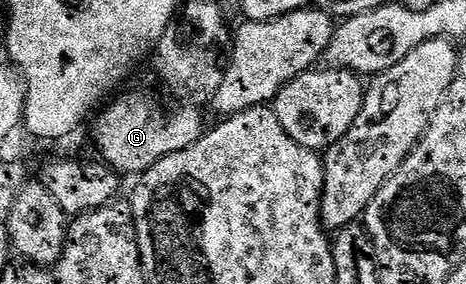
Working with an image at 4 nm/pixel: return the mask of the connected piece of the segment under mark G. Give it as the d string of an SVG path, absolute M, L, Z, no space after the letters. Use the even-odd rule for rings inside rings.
M128 93L125 97L119 97L95 118L96 149L101 153L99 156L103 164L117 174L144 173L166 155L174 155L186 147L196 145L206 132L199 108L180 107L177 113L168 114L166 110L160 109L154 98L144 93Z

